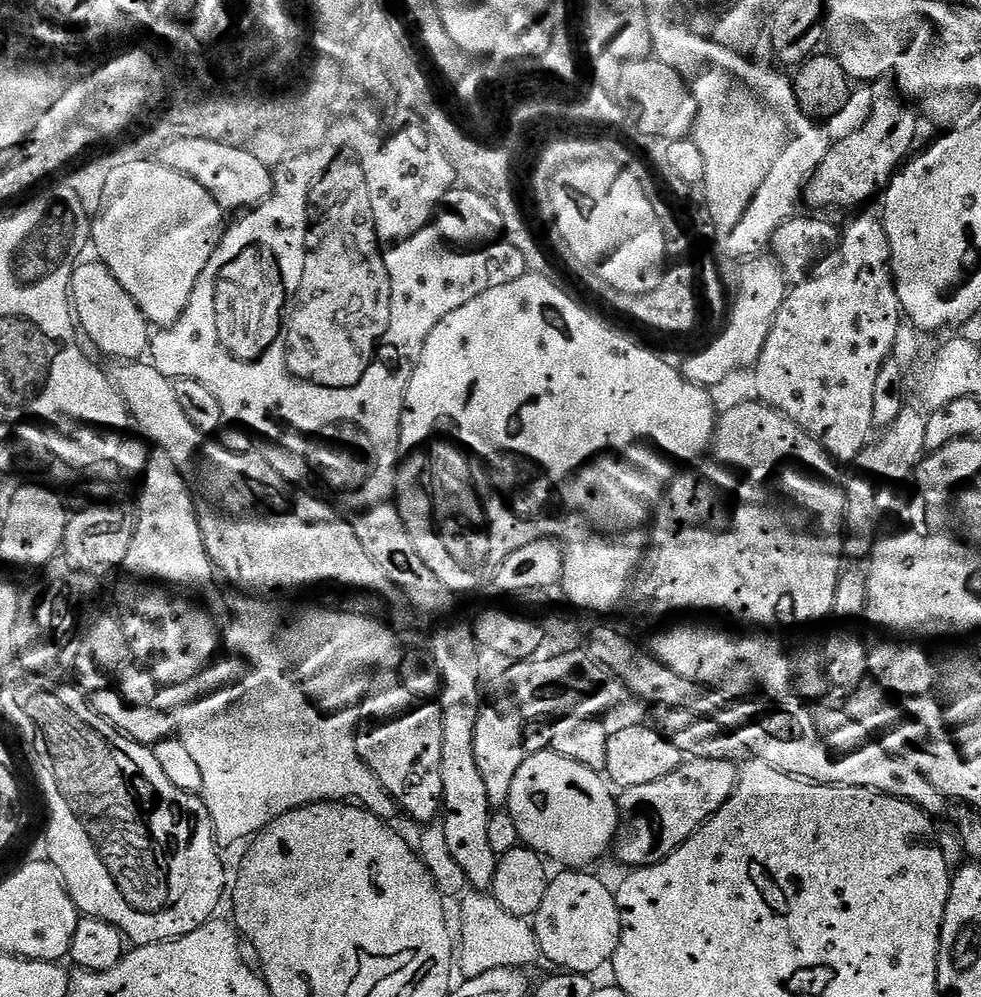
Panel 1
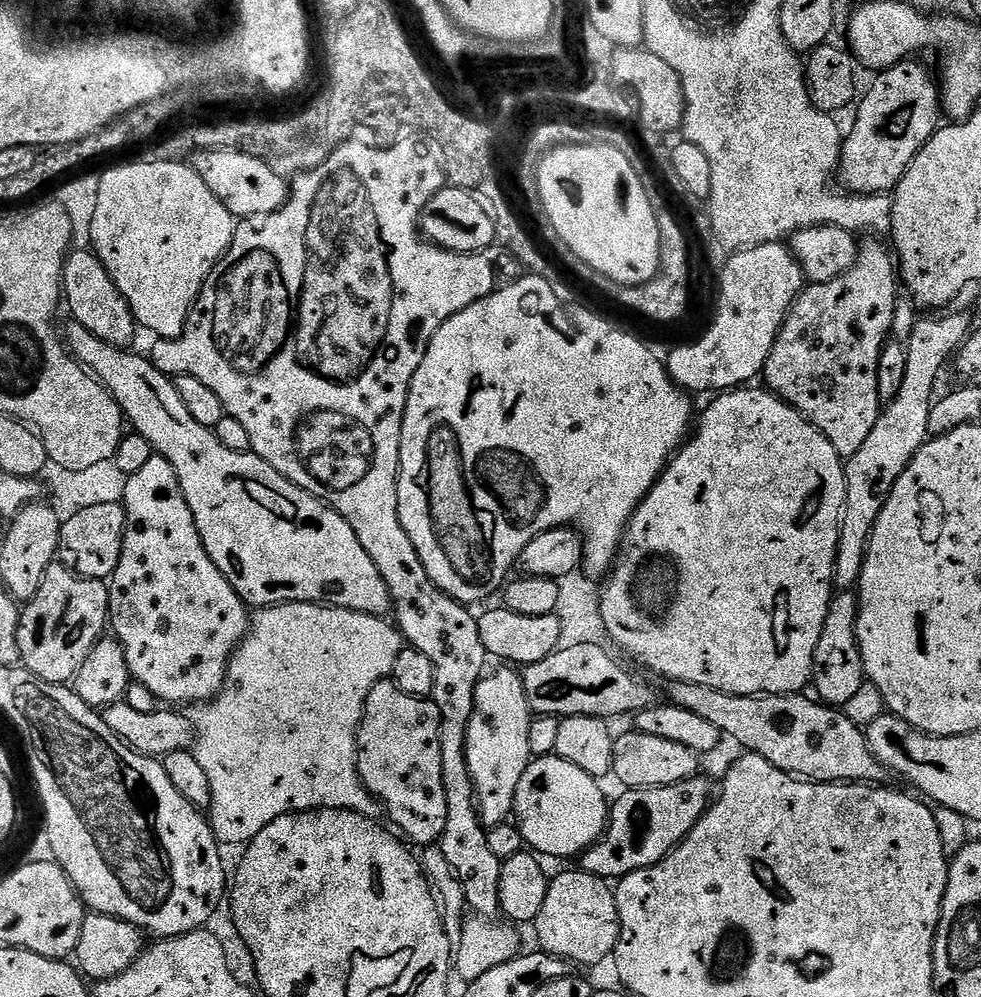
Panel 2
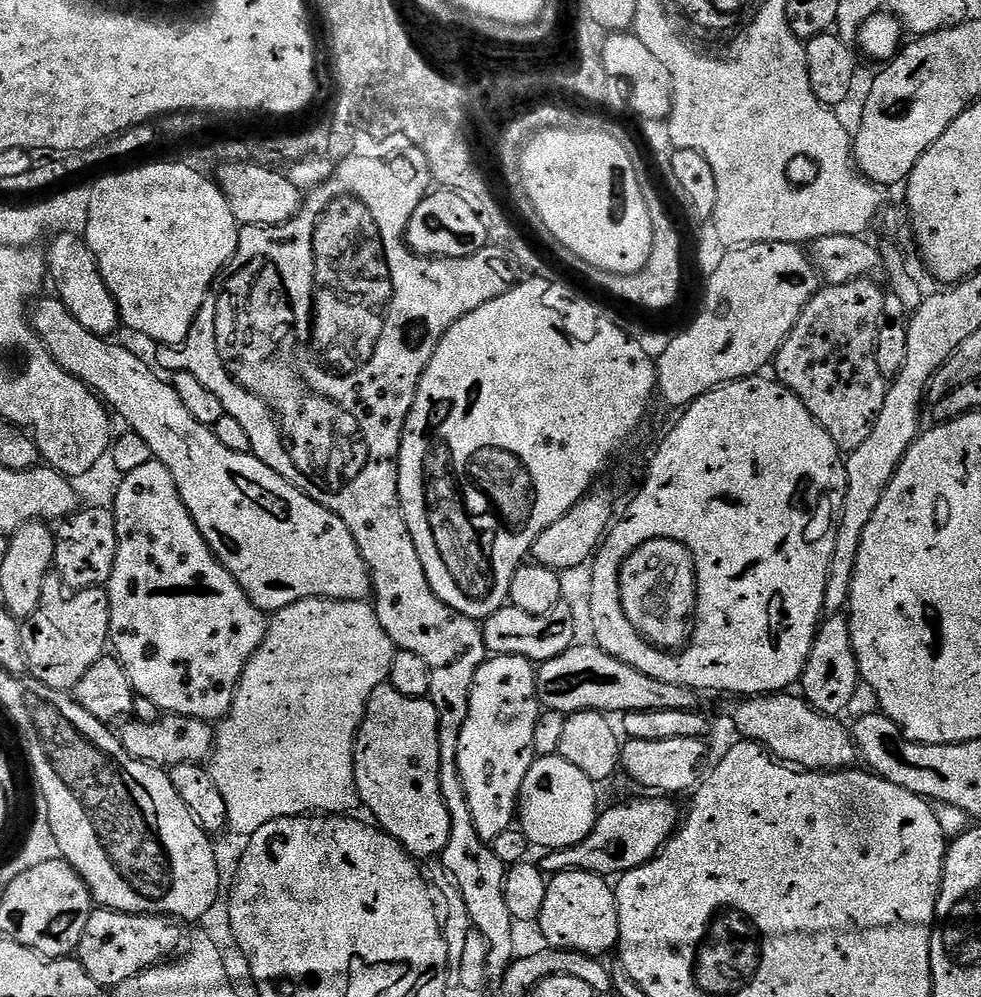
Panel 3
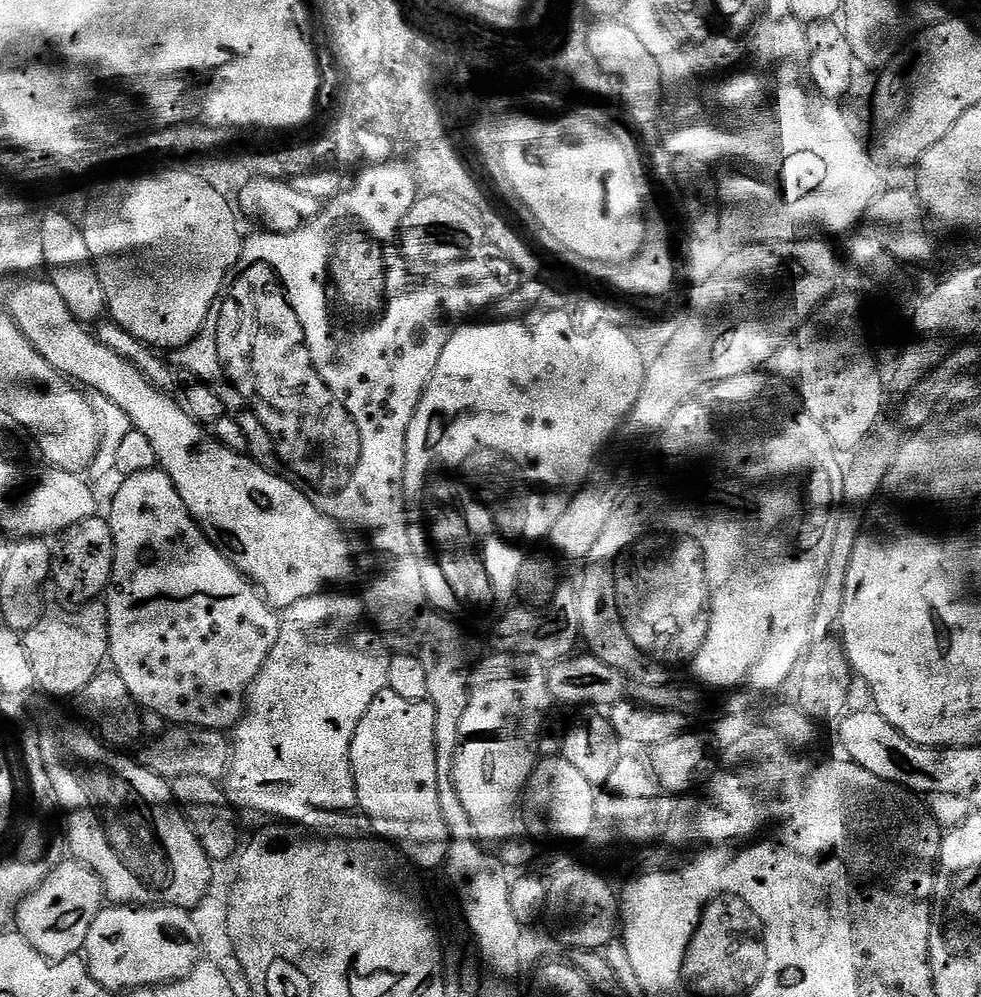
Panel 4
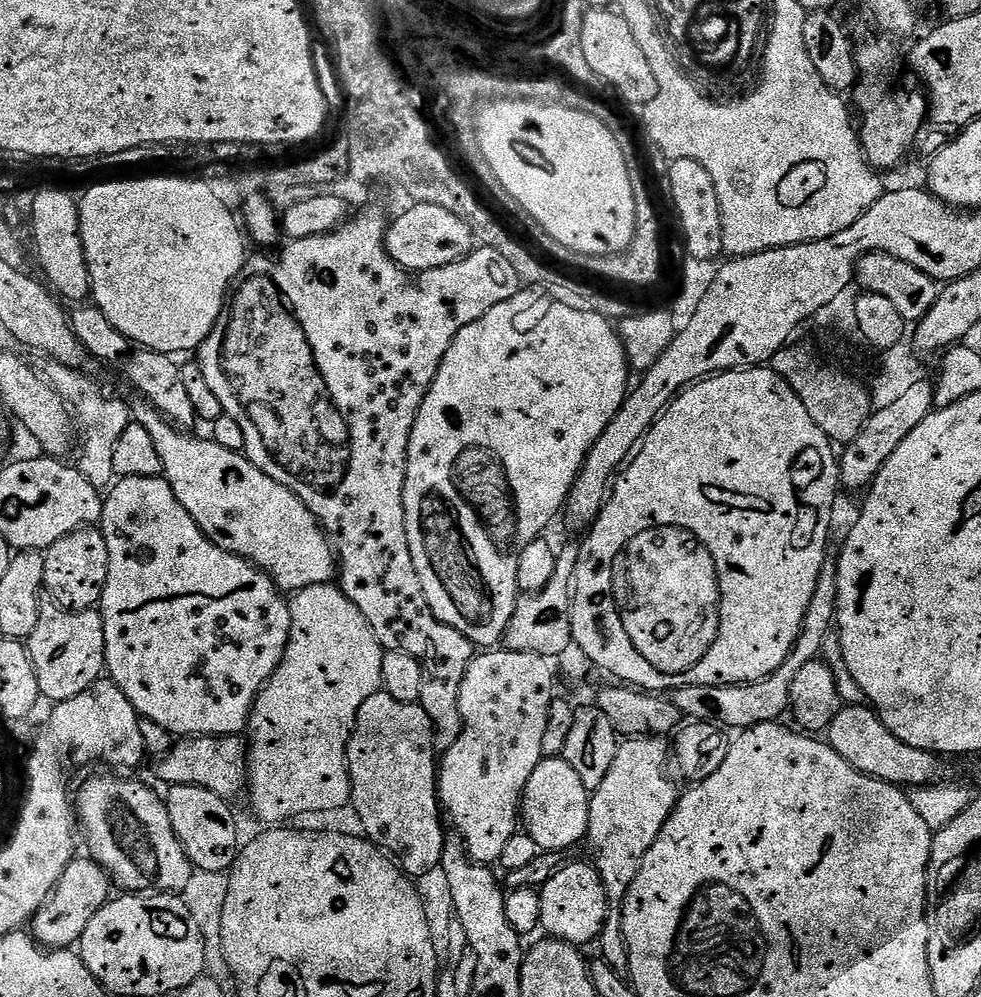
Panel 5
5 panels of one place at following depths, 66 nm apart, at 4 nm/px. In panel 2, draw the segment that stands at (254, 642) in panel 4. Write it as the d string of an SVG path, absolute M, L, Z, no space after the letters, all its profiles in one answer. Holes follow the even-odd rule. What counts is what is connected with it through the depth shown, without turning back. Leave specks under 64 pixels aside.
M149 455L146 466L142 466L142 470L138 470L133 476L128 477L122 503L126 514L122 554L118 558L118 566L114 570L114 574L110 577L110 587L108 589L108 618L111 635L120 643L122 650L126 654L126 662L133 681L146 686L146 690L150 690L150 694L154 694L157 701L164 703L165 700L168 703L165 705L168 706L184 706L180 704L199 706L213 700L224 688L224 679L228 673L228 661L231 660L236 653L236 648L248 634L250 609L244 603L242 597L236 593L234 586L230 586L230 582L226 582L222 570L218 570L218 566L214 566L210 554L206 554L204 543L198 534L198 526L194 522L194 518L190 514L190 506L182 494L178 474L174 474L174 466L170 466L170 462L166 462L164 456Z

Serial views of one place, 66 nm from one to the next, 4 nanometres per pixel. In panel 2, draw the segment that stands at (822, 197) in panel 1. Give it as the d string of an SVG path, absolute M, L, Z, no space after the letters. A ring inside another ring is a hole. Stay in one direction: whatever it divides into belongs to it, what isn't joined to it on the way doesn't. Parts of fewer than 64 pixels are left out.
M909 58L903 60L901 64L896 64L893 68L885 68L879 73L880 76L872 85L868 88L868 93L861 95L858 100L858 105L860 104L860 109L856 112L856 121L853 122L852 128L853 132L843 137L840 146L840 166L838 169L838 184L840 180L839 187L843 189L845 193L855 194L857 196L882 196L885 194L895 193L896 187L900 179L906 174L906 170L910 166L910 162L914 162L914 158L922 150L922 146L926 146L926 142L935 134L937 128L941 127L942 124L942 105L940 102L940 88L938 87L937 77L924 64L919 64L919 59Z

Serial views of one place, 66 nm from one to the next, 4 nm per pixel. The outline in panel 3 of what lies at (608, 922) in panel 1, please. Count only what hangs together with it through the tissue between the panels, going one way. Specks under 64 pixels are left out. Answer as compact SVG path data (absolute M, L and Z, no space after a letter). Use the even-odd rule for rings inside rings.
M557 872L548 880L546 902L538 921L545 945L574 950L587 956L603 957L620 943L618 906L613 885L592 872Z

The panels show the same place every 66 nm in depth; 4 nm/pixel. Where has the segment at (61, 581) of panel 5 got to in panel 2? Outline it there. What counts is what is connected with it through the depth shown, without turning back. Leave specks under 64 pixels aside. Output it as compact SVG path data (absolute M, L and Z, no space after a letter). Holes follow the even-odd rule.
M123 503L112 505L90 506L79 510L60 526L59 563L64 564L78 576L91 580L107 581L118 566L118 558L122 554L126 514Z

